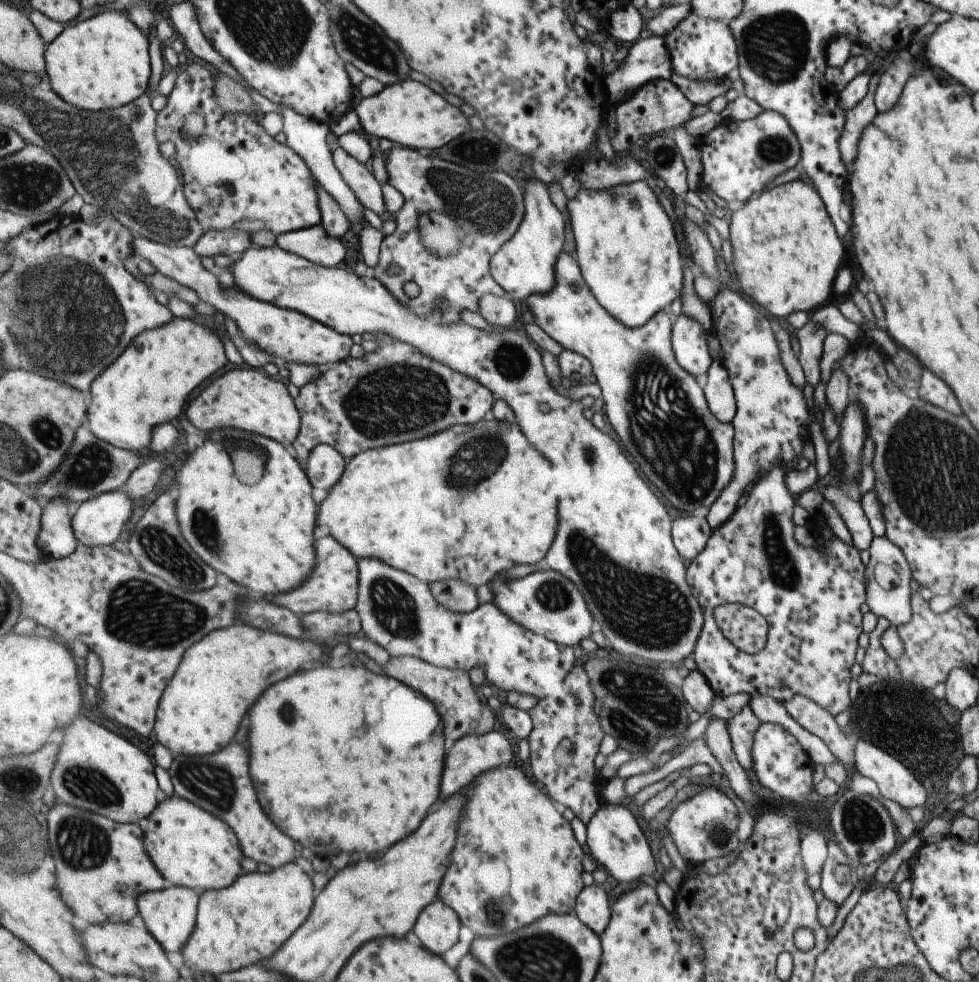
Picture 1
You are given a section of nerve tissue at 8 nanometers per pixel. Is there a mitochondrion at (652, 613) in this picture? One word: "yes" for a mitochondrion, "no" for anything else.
yes

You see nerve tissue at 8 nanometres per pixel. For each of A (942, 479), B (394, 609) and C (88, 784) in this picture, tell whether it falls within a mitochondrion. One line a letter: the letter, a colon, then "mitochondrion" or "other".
A: mitochondrion
B: mitochondrion
C: mitochondrion

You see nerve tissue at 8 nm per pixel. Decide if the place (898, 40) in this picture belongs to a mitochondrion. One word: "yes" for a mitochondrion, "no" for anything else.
no

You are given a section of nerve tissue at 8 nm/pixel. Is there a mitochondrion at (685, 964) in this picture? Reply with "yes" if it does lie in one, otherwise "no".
no

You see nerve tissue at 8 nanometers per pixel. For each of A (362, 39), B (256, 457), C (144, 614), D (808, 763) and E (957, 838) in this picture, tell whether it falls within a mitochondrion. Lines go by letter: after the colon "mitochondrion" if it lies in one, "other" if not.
A: mitochondrion
B: mitochondrion
C: mitochondrion
D: other
E: other

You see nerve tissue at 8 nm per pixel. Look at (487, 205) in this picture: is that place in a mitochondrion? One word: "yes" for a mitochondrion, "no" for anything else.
yes

